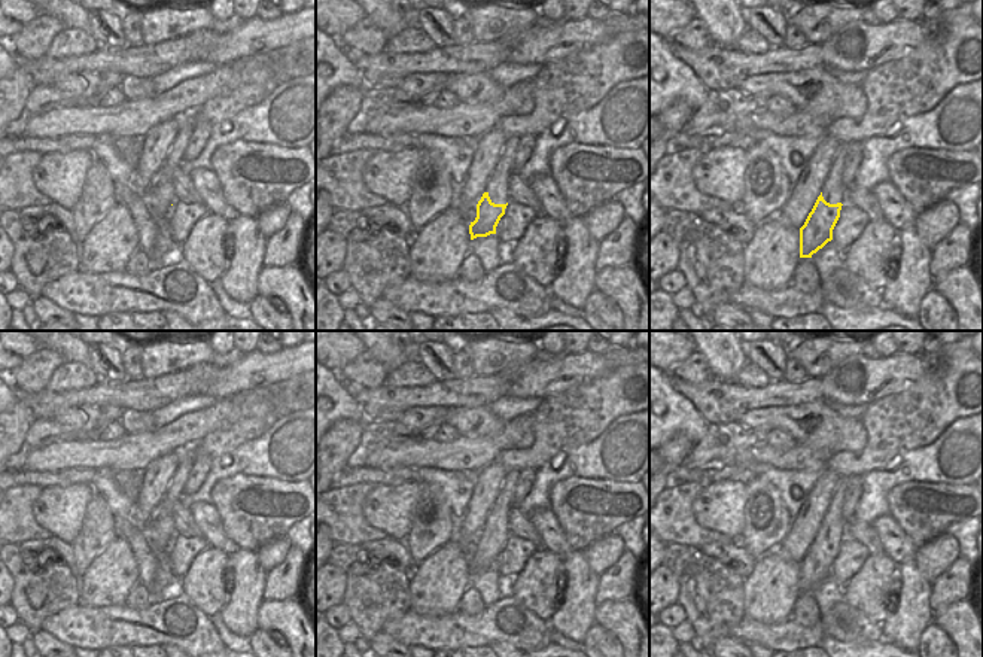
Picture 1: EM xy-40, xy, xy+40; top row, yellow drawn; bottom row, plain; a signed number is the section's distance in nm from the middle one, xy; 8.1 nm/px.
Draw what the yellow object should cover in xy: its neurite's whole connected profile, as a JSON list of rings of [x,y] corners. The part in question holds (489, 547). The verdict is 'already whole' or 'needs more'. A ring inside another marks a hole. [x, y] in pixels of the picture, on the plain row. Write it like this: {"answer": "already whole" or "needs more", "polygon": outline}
{"answer": "needs more", "polygon": [[[509,469],[506,472],[505,483],[499,489],[499,495],[487,517],[486,526],[477,538],[477,551],[469,559],[471,574],[496,568],[496,560],[511,535],[508,512],[512,508],[514,489],[518,478],[520,471]]]}

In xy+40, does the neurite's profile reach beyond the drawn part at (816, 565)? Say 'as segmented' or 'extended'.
extended

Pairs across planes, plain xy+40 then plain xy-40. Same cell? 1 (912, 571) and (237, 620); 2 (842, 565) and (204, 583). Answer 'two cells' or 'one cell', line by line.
1: one cell
2: two cells

